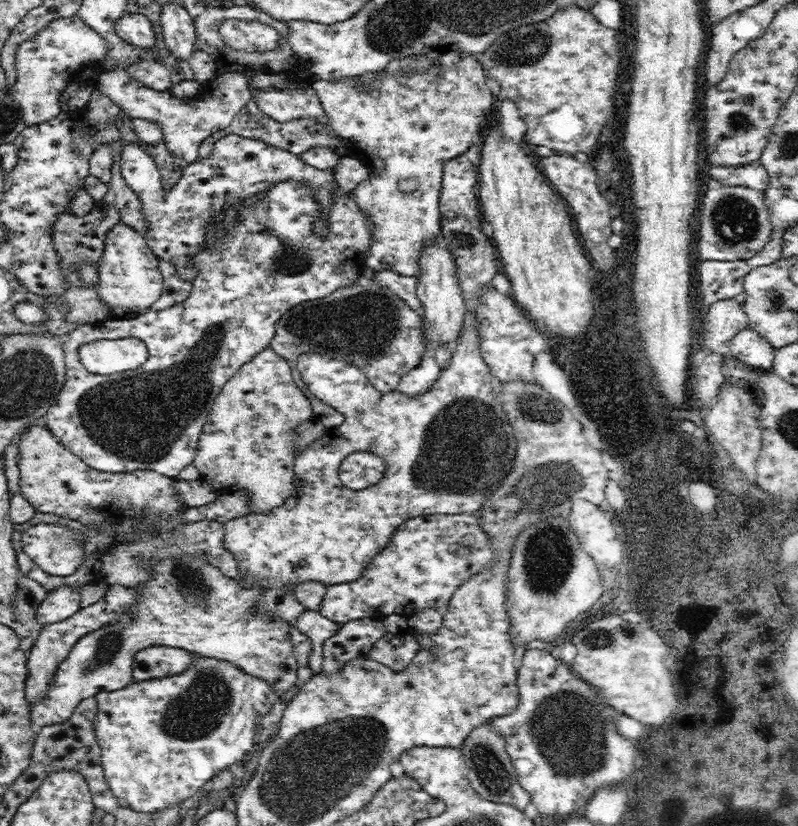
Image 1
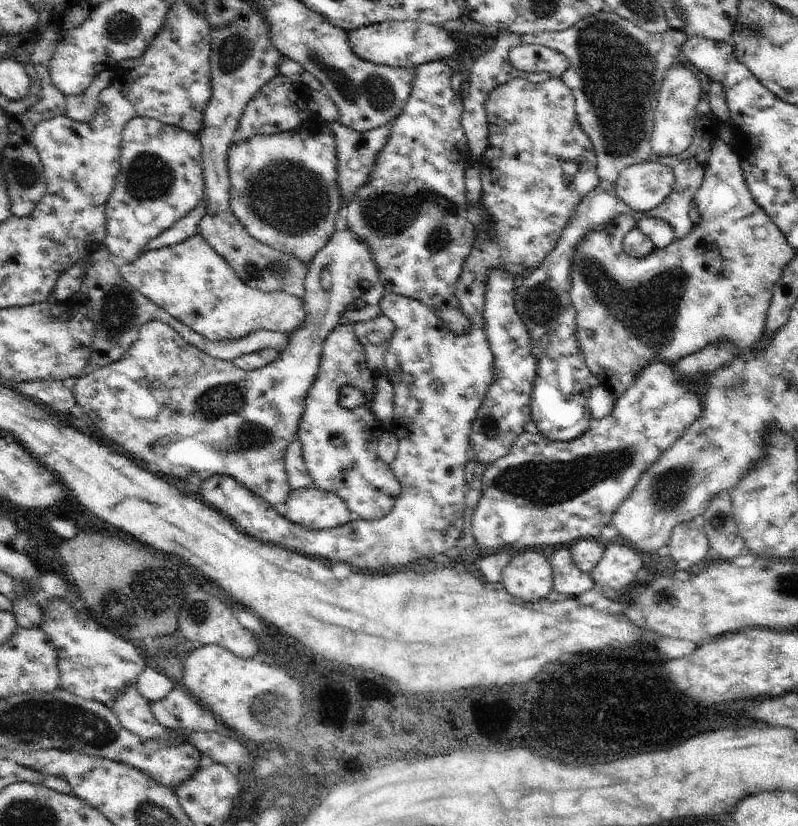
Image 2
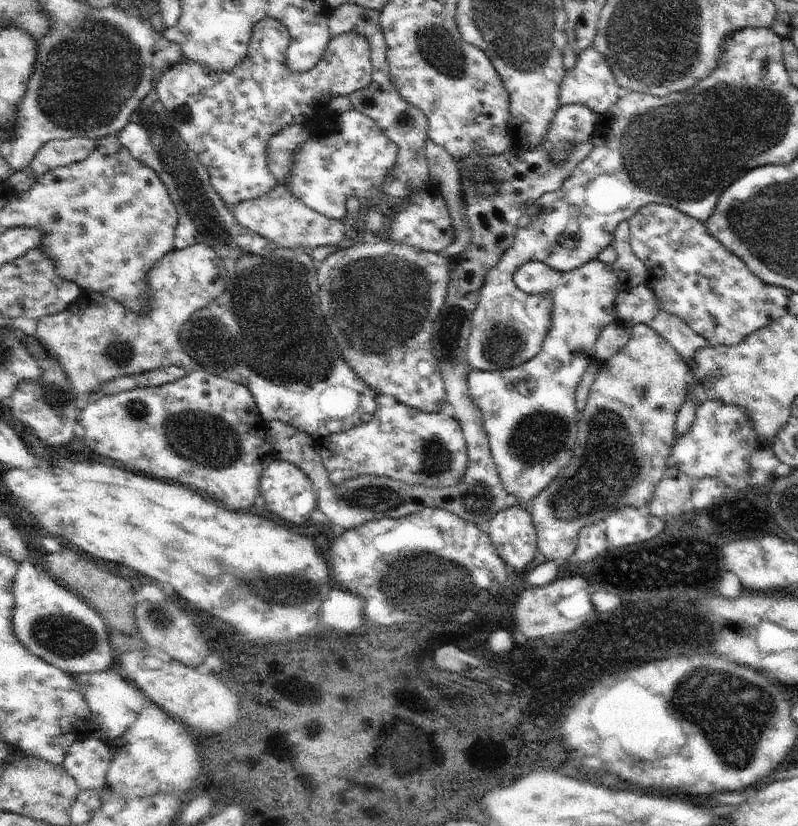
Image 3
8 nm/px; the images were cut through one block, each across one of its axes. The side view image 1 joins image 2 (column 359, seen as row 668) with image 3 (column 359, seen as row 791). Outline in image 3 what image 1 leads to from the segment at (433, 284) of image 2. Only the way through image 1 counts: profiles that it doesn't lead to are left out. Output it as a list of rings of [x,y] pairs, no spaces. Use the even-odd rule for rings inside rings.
[[[349,110],[335,118],[335,124],[327,128],[317,138],[311,138],[309,144],[301,148],[295,158],[291,180],[283,182],[289,192],[305,202],[305,206],[317,210],[319,214],[341,220],[347,218],[345,214],[345,200],[347,198],[373,198],[385,196],[385,180],[397,168],[397,152],[393,140],[389,140],[377,126],[377,122],[357,110]]]

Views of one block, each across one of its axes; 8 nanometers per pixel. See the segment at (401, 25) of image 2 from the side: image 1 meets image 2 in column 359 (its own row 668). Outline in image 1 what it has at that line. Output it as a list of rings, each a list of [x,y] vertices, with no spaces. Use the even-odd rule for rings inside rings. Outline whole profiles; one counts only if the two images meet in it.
[[[110,586],[108,588],[108,596],[102,602],[96,602],[88,608],[82,608],[78,614],[70,616],[68,620],[62,622],[54,622],[54,624],[46,624],[36,640],[36,644],[32,646],[32,652],[28,656],[28,676],[26,676],[26,700],[30,704],[30,710],[34,708],[34,704],[38,704],[40,700],[44,700],[50,692],[50,684],[54,682],[54,674],[58,670],[58,666],[70,656],[72,648],[78,644],[78,640],[82,640],[86,634],[118,620],[118,616],[122,616],[122,608],[134,608],[136,606],[136,596],[138,596],[140,588],[122,588],[122,586]]]

